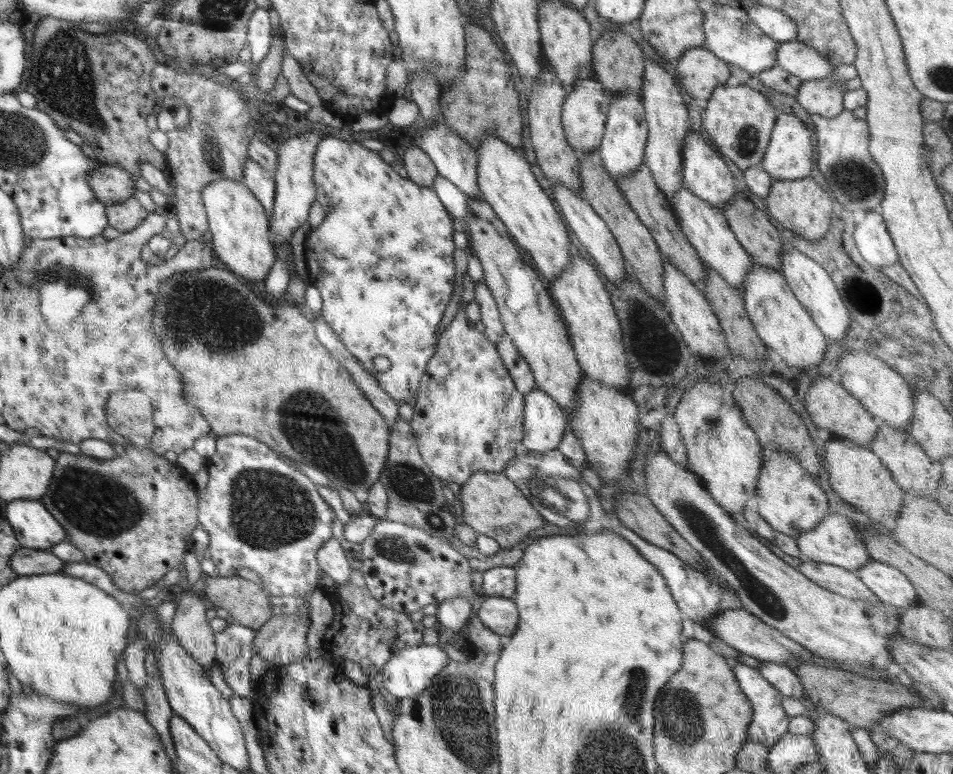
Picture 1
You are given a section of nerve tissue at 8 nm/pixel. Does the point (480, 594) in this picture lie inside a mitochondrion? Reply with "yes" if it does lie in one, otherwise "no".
no

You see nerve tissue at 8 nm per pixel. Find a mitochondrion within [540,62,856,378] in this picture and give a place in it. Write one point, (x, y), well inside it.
(747, 142)

